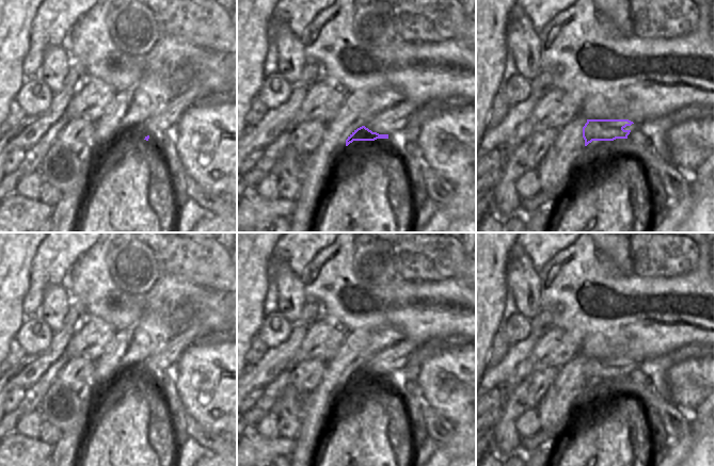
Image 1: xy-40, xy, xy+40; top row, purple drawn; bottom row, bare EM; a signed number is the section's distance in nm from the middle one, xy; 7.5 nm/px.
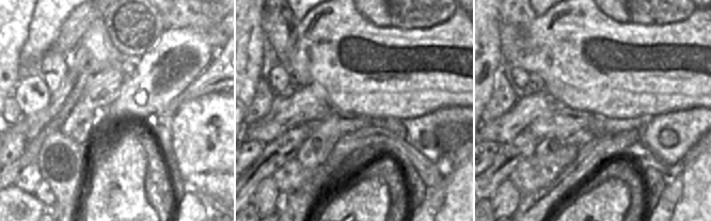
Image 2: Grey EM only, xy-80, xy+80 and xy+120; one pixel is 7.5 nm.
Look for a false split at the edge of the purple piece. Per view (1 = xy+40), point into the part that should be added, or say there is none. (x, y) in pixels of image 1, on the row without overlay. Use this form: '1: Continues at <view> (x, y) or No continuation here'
1: Continues at xy+40 (633, 365).

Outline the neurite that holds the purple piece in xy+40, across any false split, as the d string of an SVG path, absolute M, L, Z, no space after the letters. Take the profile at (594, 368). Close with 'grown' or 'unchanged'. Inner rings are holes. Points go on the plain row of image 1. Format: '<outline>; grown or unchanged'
M587 358L583 366L585 385L592 380L614 380L627 377L630 371L638 367L629 358Z; grown

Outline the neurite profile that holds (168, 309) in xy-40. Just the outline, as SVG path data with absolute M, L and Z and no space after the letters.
M163 275L143 302L141 317L127 328L118 330L105 351L94 361L88 383L77 392L81 400L81 413L89 417L96 396L129 363L144 363L160 352L178 333L184 331L194 315L194 304L205 291L204 288L176 275Z

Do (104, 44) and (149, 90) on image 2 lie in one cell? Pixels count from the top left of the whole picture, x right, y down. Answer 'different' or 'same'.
different

